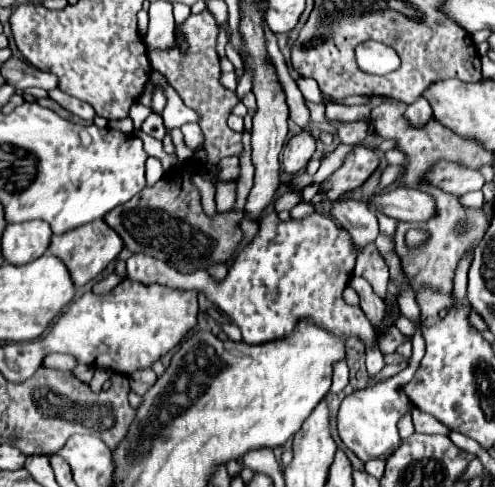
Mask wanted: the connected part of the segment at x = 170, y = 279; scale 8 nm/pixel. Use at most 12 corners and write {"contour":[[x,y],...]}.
{"contour":[[313,211],[267,213],[225,279],[135,253],[127,277],[201,291],[245,343],[299,317],[367,343],[341,297],[357,261],[347,229]]}

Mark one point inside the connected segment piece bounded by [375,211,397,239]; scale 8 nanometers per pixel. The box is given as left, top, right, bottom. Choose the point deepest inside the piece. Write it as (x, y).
(387, 225)

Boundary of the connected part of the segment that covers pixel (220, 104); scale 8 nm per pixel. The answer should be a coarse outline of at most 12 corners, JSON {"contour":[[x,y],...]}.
{"contour":[[209,9],[175,45],[149,51],[153,69],[197,111],[209,163],[243,153],[227,125],[239,103],[219,83],[219,23]]}

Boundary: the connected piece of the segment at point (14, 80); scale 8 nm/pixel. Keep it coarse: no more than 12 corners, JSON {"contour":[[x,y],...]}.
{"contour":[[11,57],[1,75],[15,89],[59,87],[53,73],[35,69],[23,59]]}

